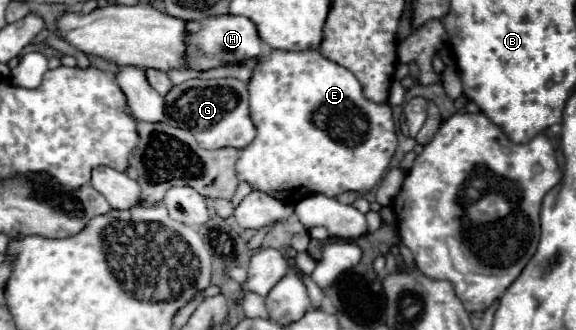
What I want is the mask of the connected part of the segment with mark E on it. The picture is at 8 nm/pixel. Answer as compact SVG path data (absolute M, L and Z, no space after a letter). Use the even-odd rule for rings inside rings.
M272 49L268 55L256 59L252 77L248 81L248 93L250 93L250 119L256 127L256 137L248 147L242 149L236 161L236 175L240 181L250 183L252 189L268 193L270 197L286 203L294 203L300 197L312 193L324 193L328 197L336 197L344 191L366 193L374 185L378 185L380 179L384 177L388 163L396 151L392 107L388 103L378 105L368 101L362 95L358 79L346 67L332 63L316 49L308 51ZM332 119L340 121L340 125L330 127ZM336 129L344 131L346 137L340 137Z

